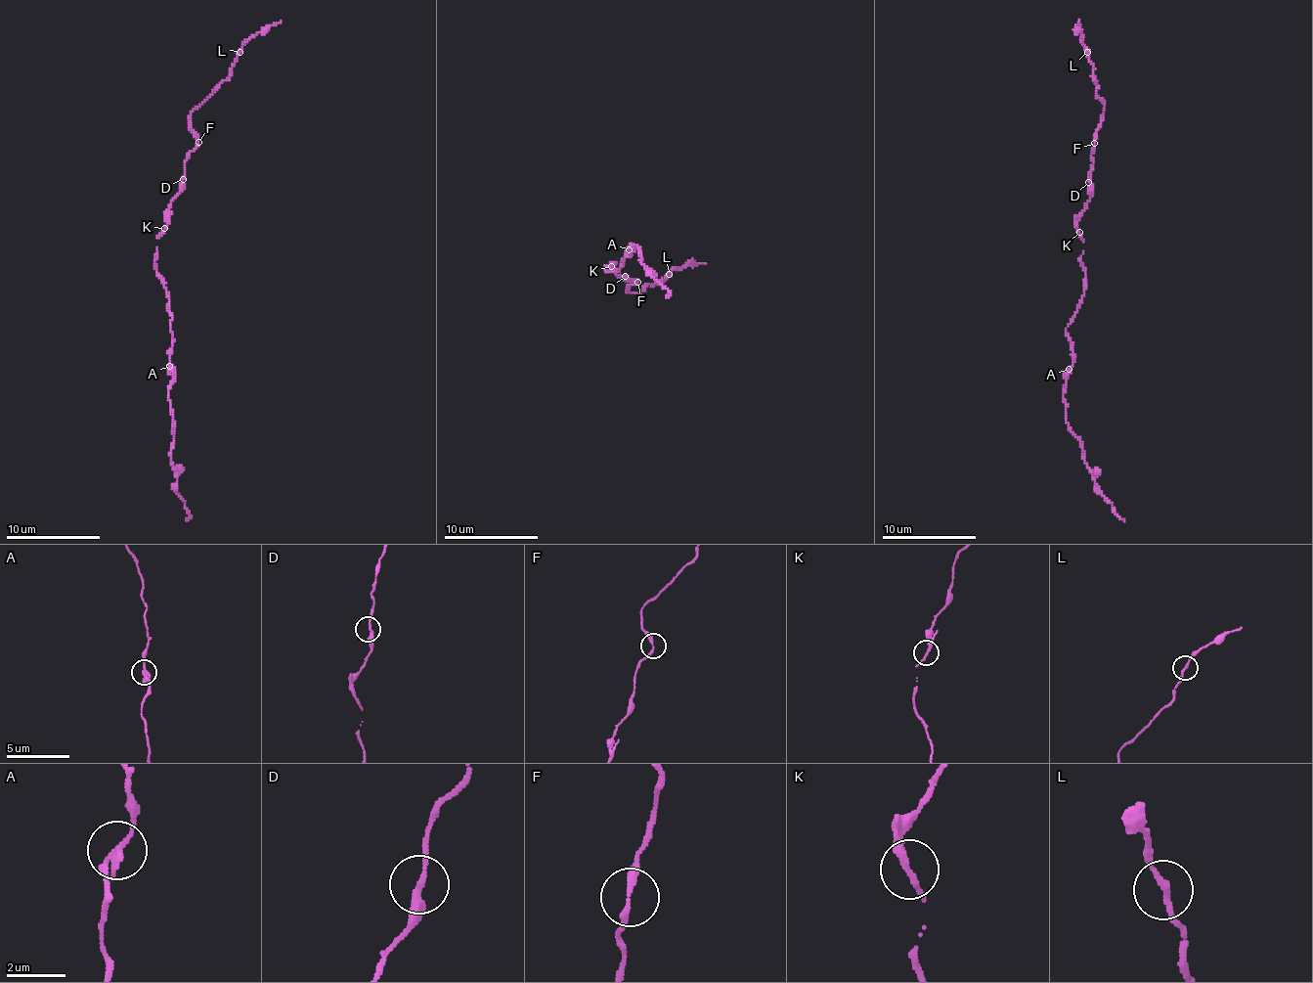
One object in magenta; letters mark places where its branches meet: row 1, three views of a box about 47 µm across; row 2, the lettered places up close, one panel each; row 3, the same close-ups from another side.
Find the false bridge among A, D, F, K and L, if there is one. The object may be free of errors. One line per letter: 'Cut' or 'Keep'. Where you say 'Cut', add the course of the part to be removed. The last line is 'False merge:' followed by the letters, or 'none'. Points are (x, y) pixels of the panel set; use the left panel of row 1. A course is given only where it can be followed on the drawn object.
A: Keep
D: Keep
F: Keep
K: Keep
L: Keep
False merge: none

